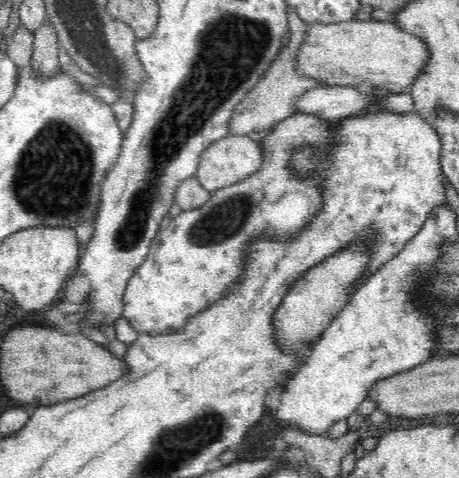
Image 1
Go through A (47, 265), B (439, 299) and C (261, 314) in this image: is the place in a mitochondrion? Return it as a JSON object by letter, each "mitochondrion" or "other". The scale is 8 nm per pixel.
{"A":"other","B":"mitochondrion","C":"other"}

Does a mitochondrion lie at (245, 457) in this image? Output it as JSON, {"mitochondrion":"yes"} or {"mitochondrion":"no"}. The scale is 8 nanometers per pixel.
{"mitochondrion":"no"}

